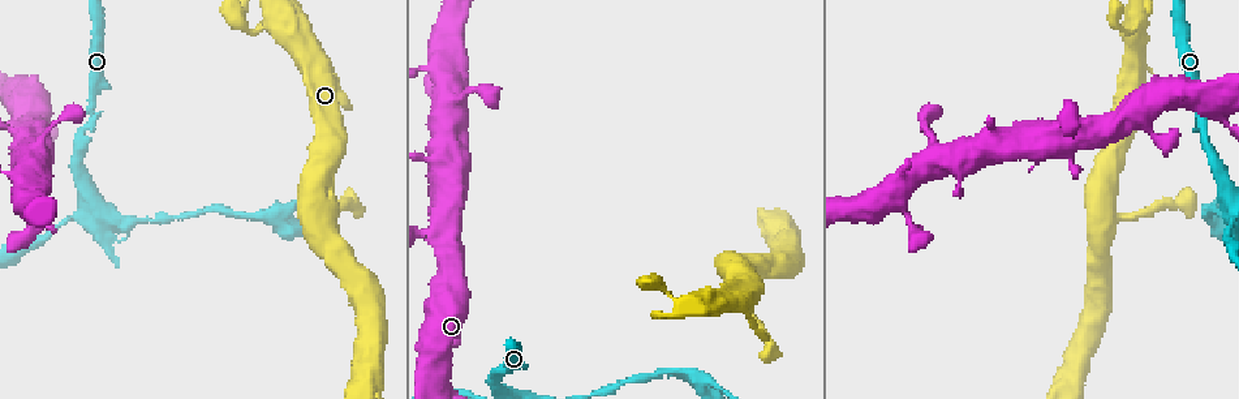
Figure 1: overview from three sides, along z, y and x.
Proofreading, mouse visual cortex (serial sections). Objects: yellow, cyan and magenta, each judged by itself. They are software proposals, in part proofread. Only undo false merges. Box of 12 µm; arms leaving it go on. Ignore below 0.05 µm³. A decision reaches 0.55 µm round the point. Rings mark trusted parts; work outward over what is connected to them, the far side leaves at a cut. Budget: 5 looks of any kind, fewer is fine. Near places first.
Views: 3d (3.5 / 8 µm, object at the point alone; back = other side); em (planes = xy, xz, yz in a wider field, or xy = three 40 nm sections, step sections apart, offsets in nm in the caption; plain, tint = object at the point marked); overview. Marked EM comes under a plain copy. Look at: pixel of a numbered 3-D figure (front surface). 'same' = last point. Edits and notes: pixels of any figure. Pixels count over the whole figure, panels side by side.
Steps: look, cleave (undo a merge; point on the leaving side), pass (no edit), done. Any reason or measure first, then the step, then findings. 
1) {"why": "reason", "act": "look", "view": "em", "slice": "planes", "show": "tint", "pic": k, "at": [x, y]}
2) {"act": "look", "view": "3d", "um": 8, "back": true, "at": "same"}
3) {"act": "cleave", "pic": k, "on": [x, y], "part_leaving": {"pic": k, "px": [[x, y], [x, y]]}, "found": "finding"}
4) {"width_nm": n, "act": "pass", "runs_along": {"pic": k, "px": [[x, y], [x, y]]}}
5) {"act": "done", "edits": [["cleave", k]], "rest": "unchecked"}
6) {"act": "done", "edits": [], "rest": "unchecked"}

{"why": "sharp bend", "act": "look", "view": "3d", "um": 3.5, "pic": 1, "at": [439, 234]}

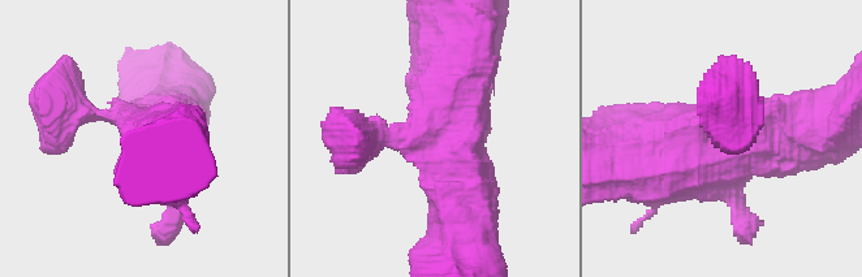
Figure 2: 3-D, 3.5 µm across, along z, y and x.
{"act": "look", "view": "em", "slice": "xy", "step": 5, "show": "tint", "pic": 2, "at": [433, 142]}

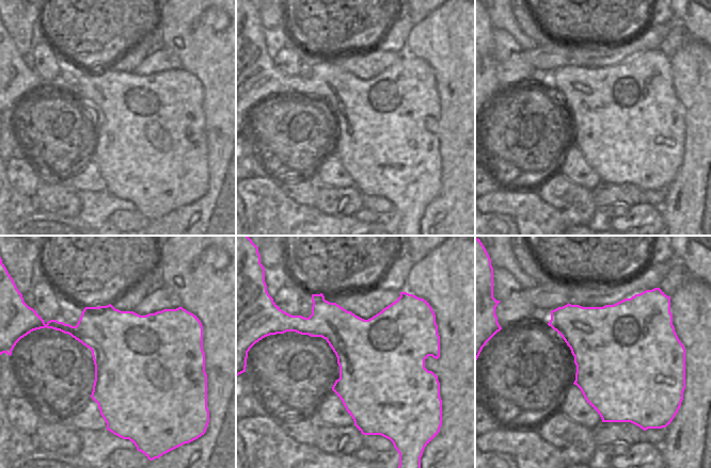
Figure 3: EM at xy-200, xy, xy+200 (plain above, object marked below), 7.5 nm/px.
{"act": "look", "view": "em", "slice": "xy", "step": 2, "show": "tint", "at": "same"}

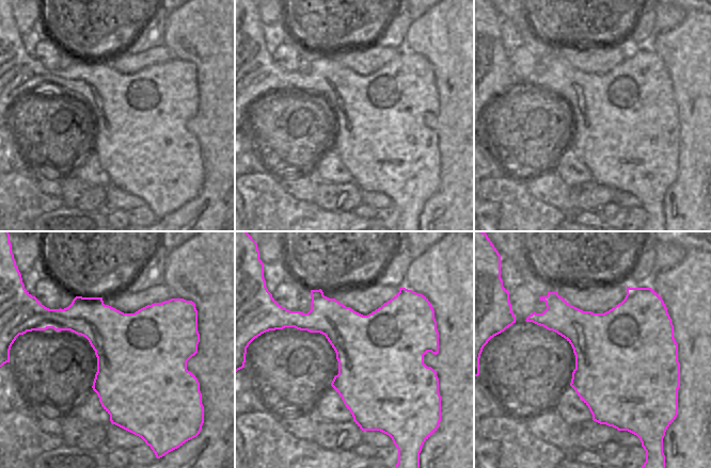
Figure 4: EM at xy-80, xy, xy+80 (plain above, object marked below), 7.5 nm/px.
{"act": "pass", "runs_along": {"pic": 2, "px": [[798, 128], [632, 160]]}, "found": "continuous, no second cell"}

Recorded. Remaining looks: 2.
{"why": "a fork", "act": "look", "view": "em", "slice": "xy", "step": 5, "show": "tint", "pic": 1, "at": [277, 216]}

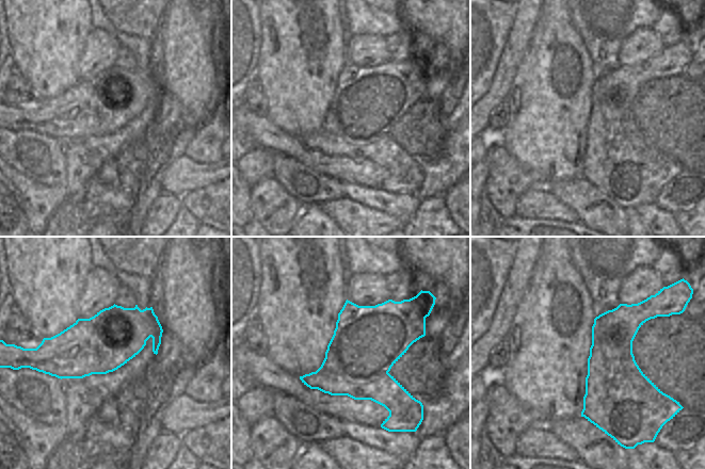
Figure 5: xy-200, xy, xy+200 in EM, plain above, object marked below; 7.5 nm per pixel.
{"act": "look", "view": "3d", "um": 3.5, "at": "same"}

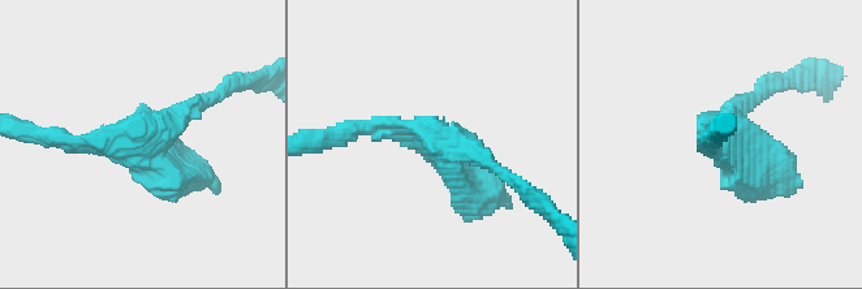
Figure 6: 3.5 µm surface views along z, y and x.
{"arms": 3, "arm_widths_nm": [200, 250, 500], "act": "pass", "runs_along": {"pic": 6, "px": [[348, 134], [416, 132], [483, 194]]}, "found": "one cell here"}

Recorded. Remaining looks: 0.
{"act": "done", "edits": [], "rest": "unchecked"}

